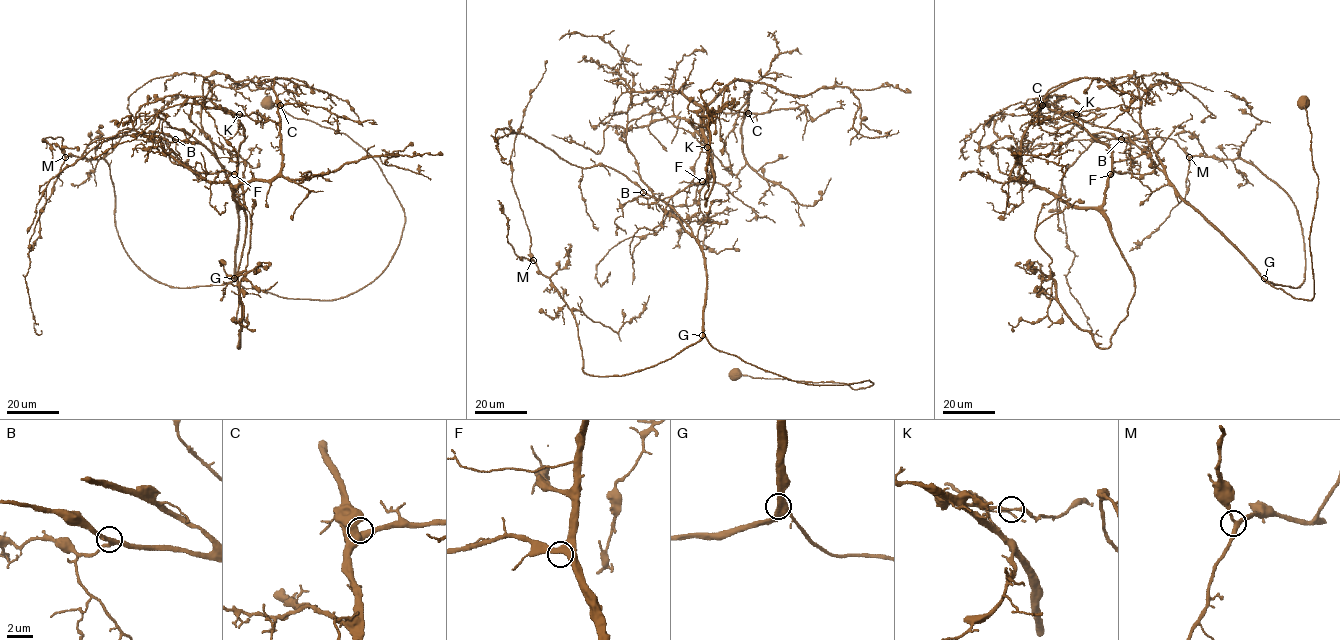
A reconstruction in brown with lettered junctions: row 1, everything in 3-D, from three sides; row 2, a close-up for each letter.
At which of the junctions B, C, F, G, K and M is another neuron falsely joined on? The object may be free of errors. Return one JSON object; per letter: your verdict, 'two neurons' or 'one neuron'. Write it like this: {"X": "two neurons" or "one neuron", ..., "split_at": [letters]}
{"B": "one neuron", "C": "one neuron", "F": "one neuron", "G": "one neuron", "K": "two neurons", "M": "one neuron", "split_at": ["K"]}

